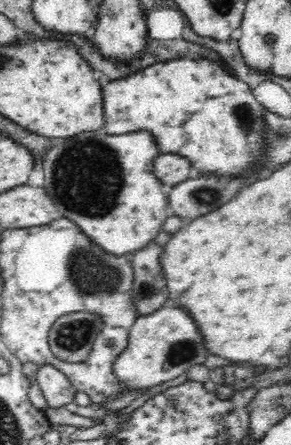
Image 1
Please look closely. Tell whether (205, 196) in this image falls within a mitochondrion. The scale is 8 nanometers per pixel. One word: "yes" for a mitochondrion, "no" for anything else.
yes

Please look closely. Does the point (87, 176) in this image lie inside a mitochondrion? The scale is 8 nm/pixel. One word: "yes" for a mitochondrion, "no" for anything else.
yes

